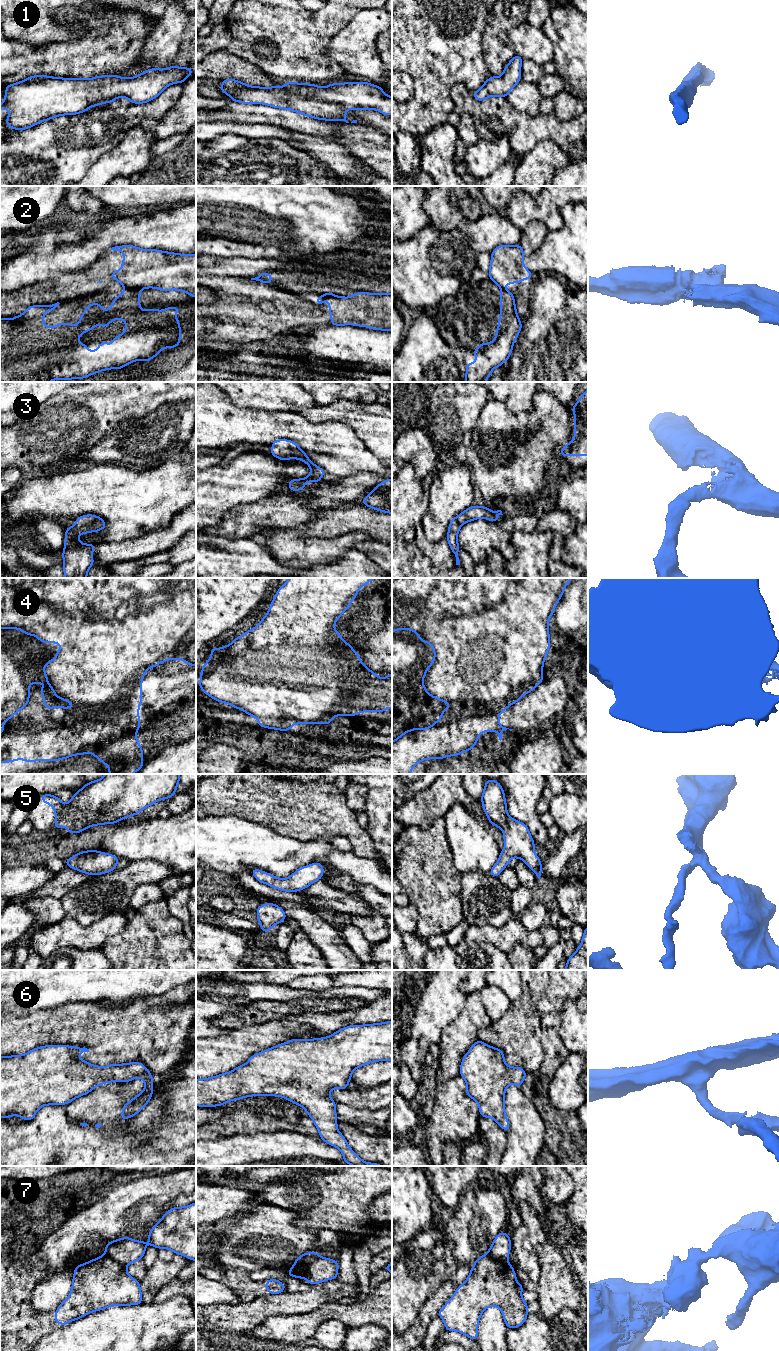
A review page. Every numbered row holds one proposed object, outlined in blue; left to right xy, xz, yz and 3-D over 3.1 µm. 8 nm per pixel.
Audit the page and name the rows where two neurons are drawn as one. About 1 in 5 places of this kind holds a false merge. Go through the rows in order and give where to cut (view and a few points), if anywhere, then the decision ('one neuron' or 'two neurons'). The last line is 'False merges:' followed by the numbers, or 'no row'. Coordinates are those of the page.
1: no cut; one neuron
2: cut in xy along (124, 286), (139, 289); two neurons
3: no cut; one neuron
4: cut in xy along (45, 672), (138, 723); two neurons
5: no cut; one neuron
6: no cut; one neuron
7: cut in xz along (319, 1256), (308, 1267), (305, 1278); two neurons
False merges: 2, 4, 7

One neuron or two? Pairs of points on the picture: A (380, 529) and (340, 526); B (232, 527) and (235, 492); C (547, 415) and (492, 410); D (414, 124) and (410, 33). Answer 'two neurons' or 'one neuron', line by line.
A: one neuron
B: two neurons
C: one neuron
D: one neuron

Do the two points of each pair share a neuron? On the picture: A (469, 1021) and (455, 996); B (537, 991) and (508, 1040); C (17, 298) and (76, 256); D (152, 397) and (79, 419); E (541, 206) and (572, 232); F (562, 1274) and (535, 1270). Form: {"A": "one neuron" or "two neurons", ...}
{"A": "two neurons", "B": "one neuron", "C": "two neurons", "D": "one neuron", "E": "two neurons", "F": "two neurons"}

